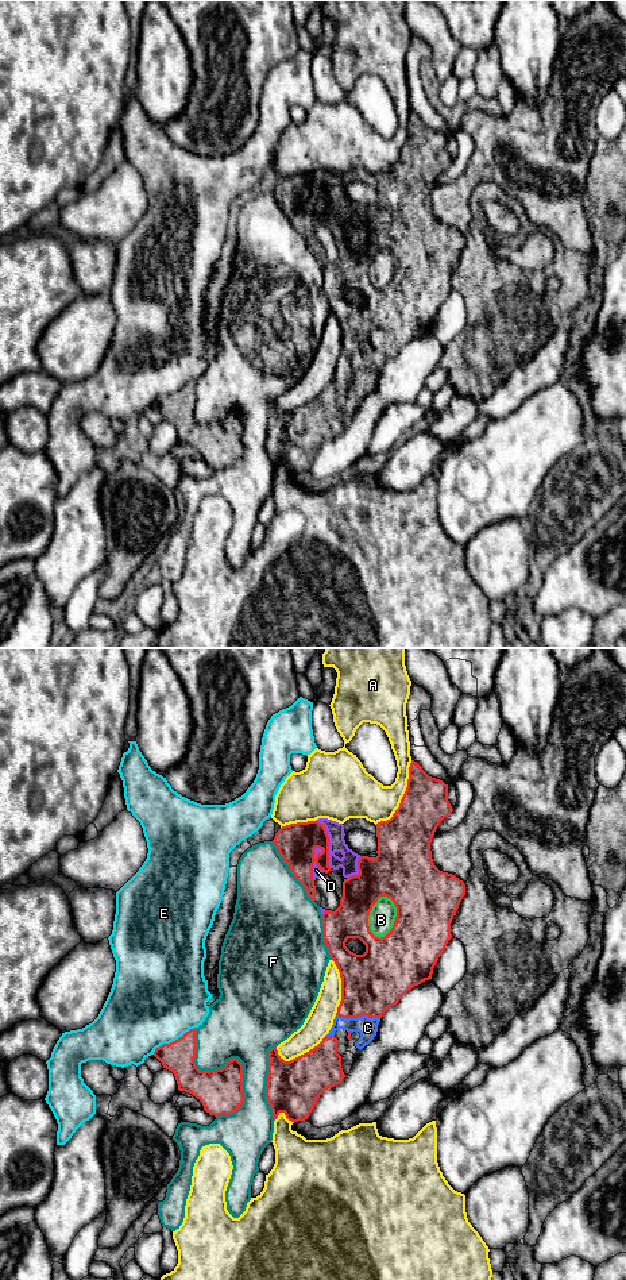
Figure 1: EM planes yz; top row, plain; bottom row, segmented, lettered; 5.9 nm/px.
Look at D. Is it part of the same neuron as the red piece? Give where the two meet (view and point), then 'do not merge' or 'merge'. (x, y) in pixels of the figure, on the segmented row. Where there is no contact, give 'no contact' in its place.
meets red in yz at (328, 843); merge

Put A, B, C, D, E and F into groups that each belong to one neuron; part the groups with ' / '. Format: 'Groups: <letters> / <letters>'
Groups: A / B / C D / E / F

